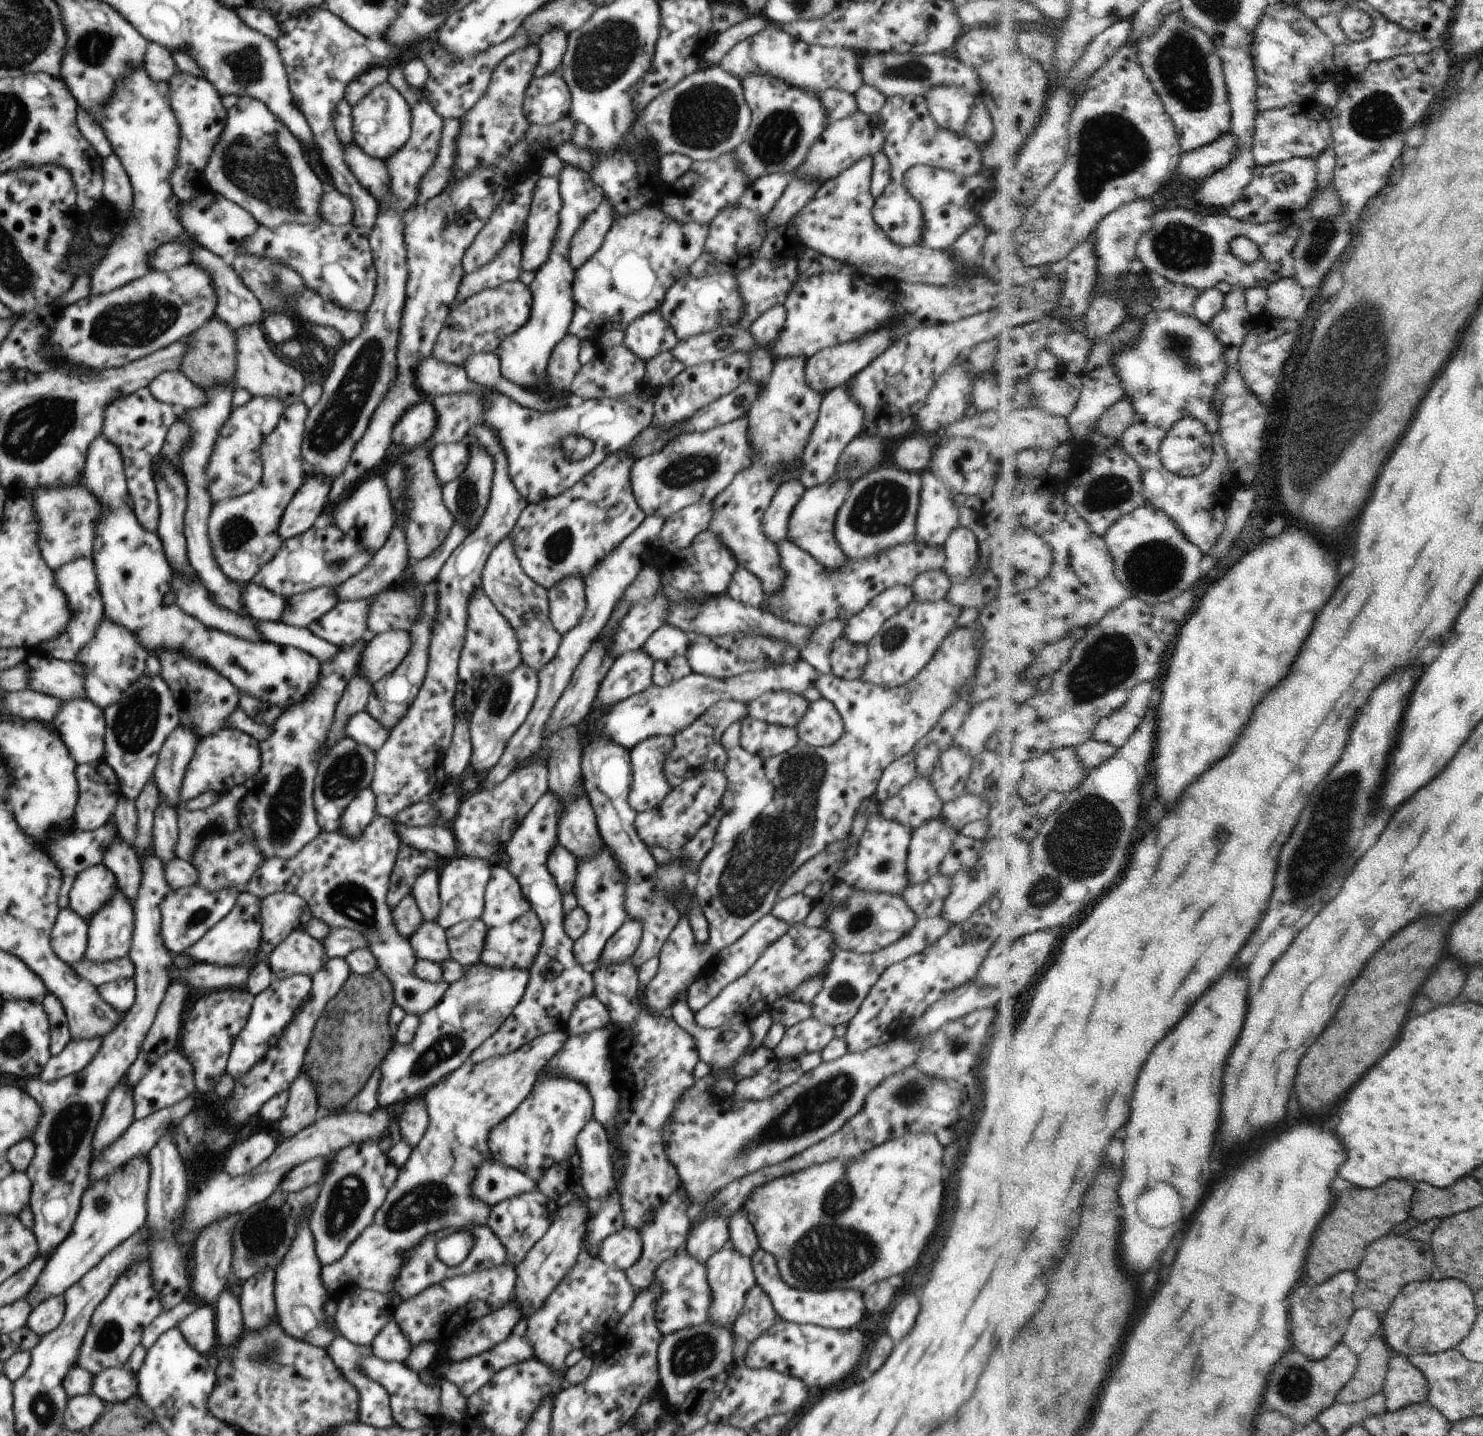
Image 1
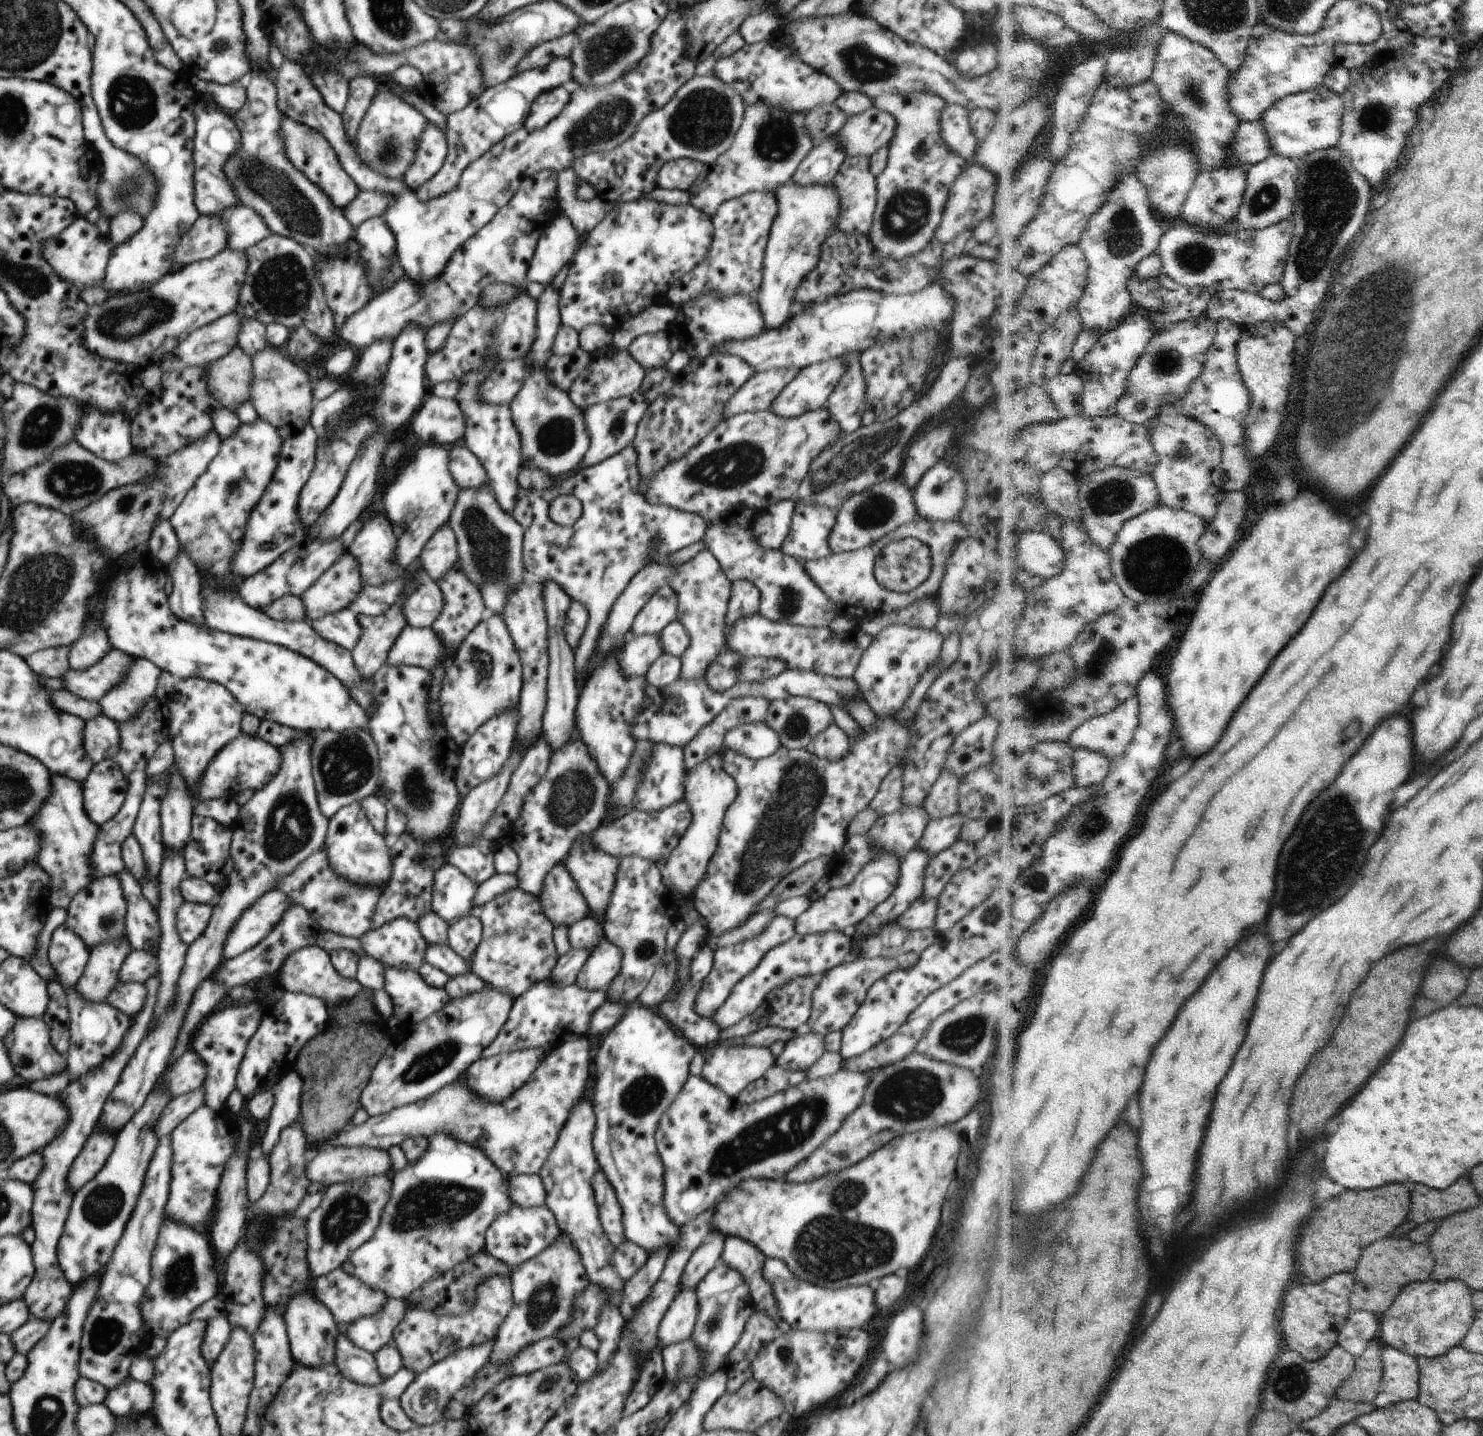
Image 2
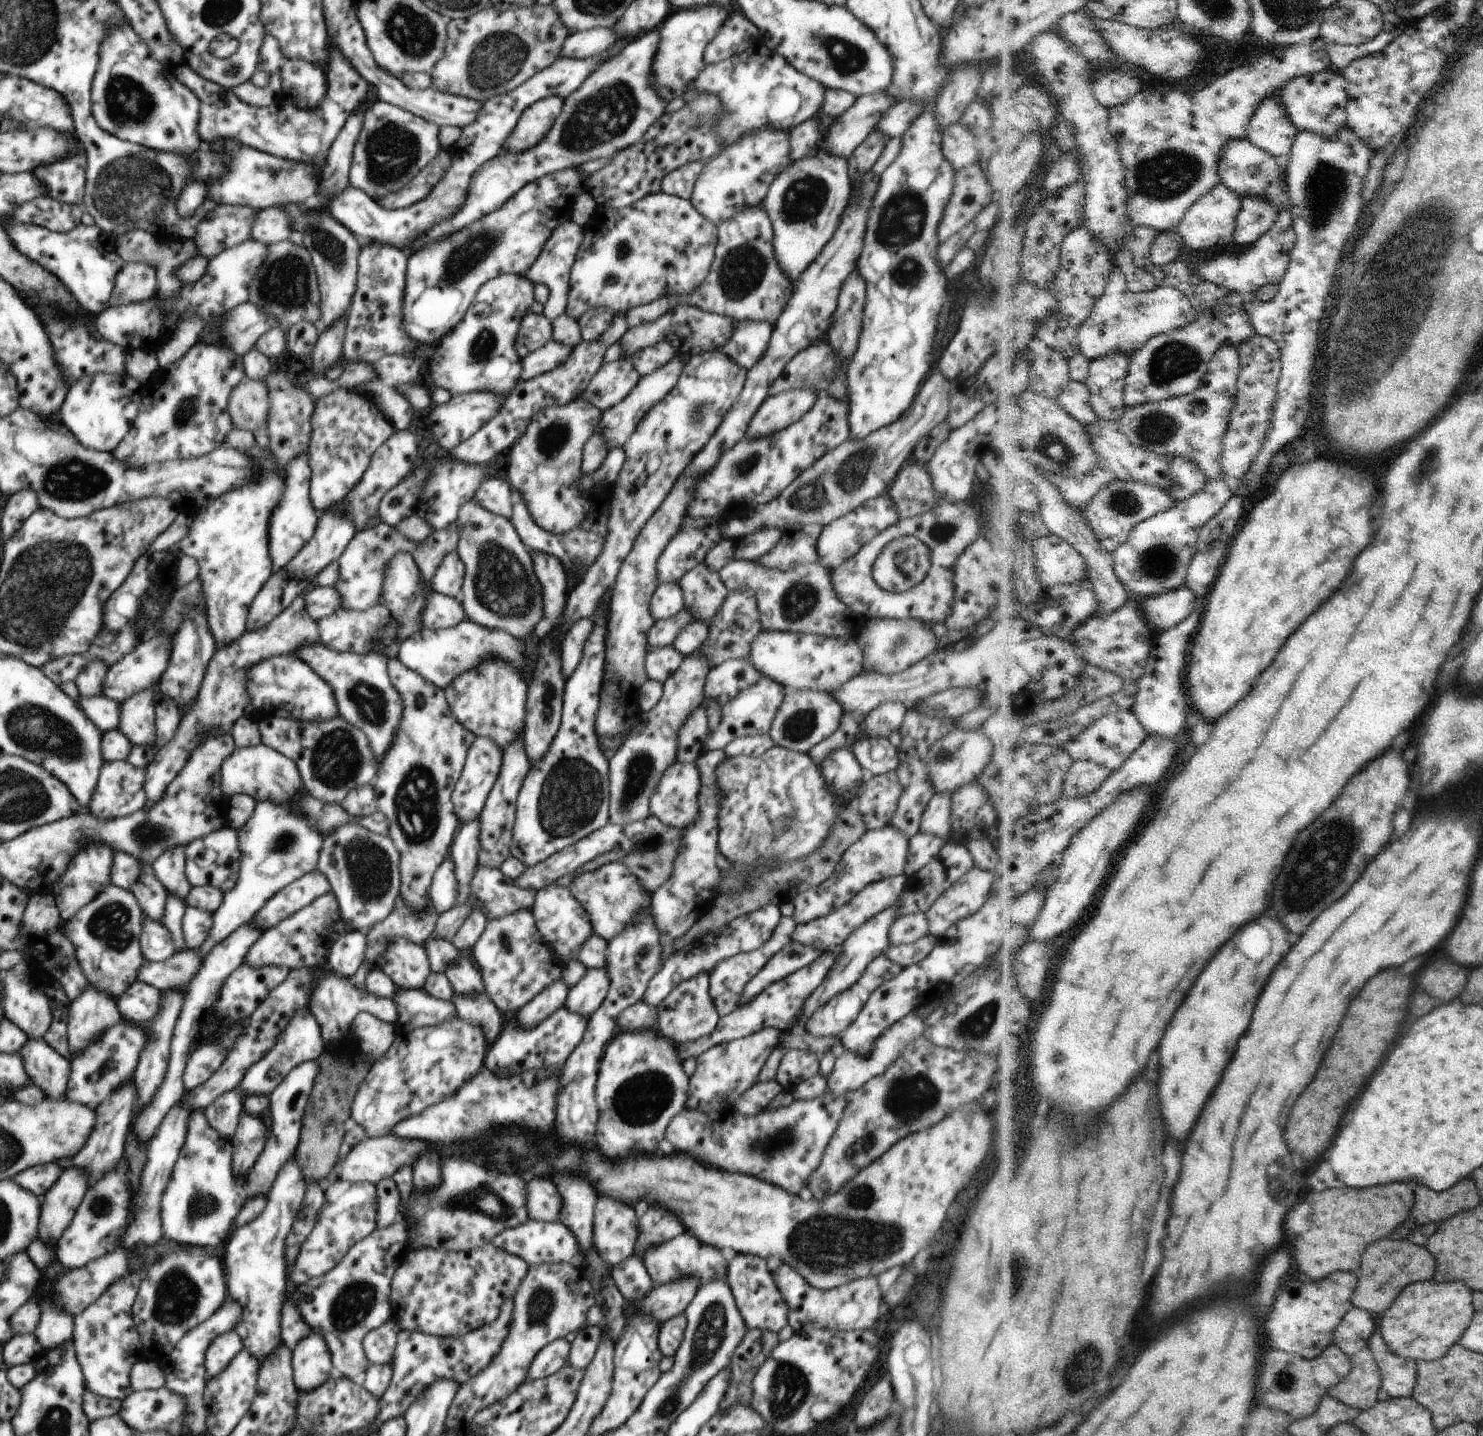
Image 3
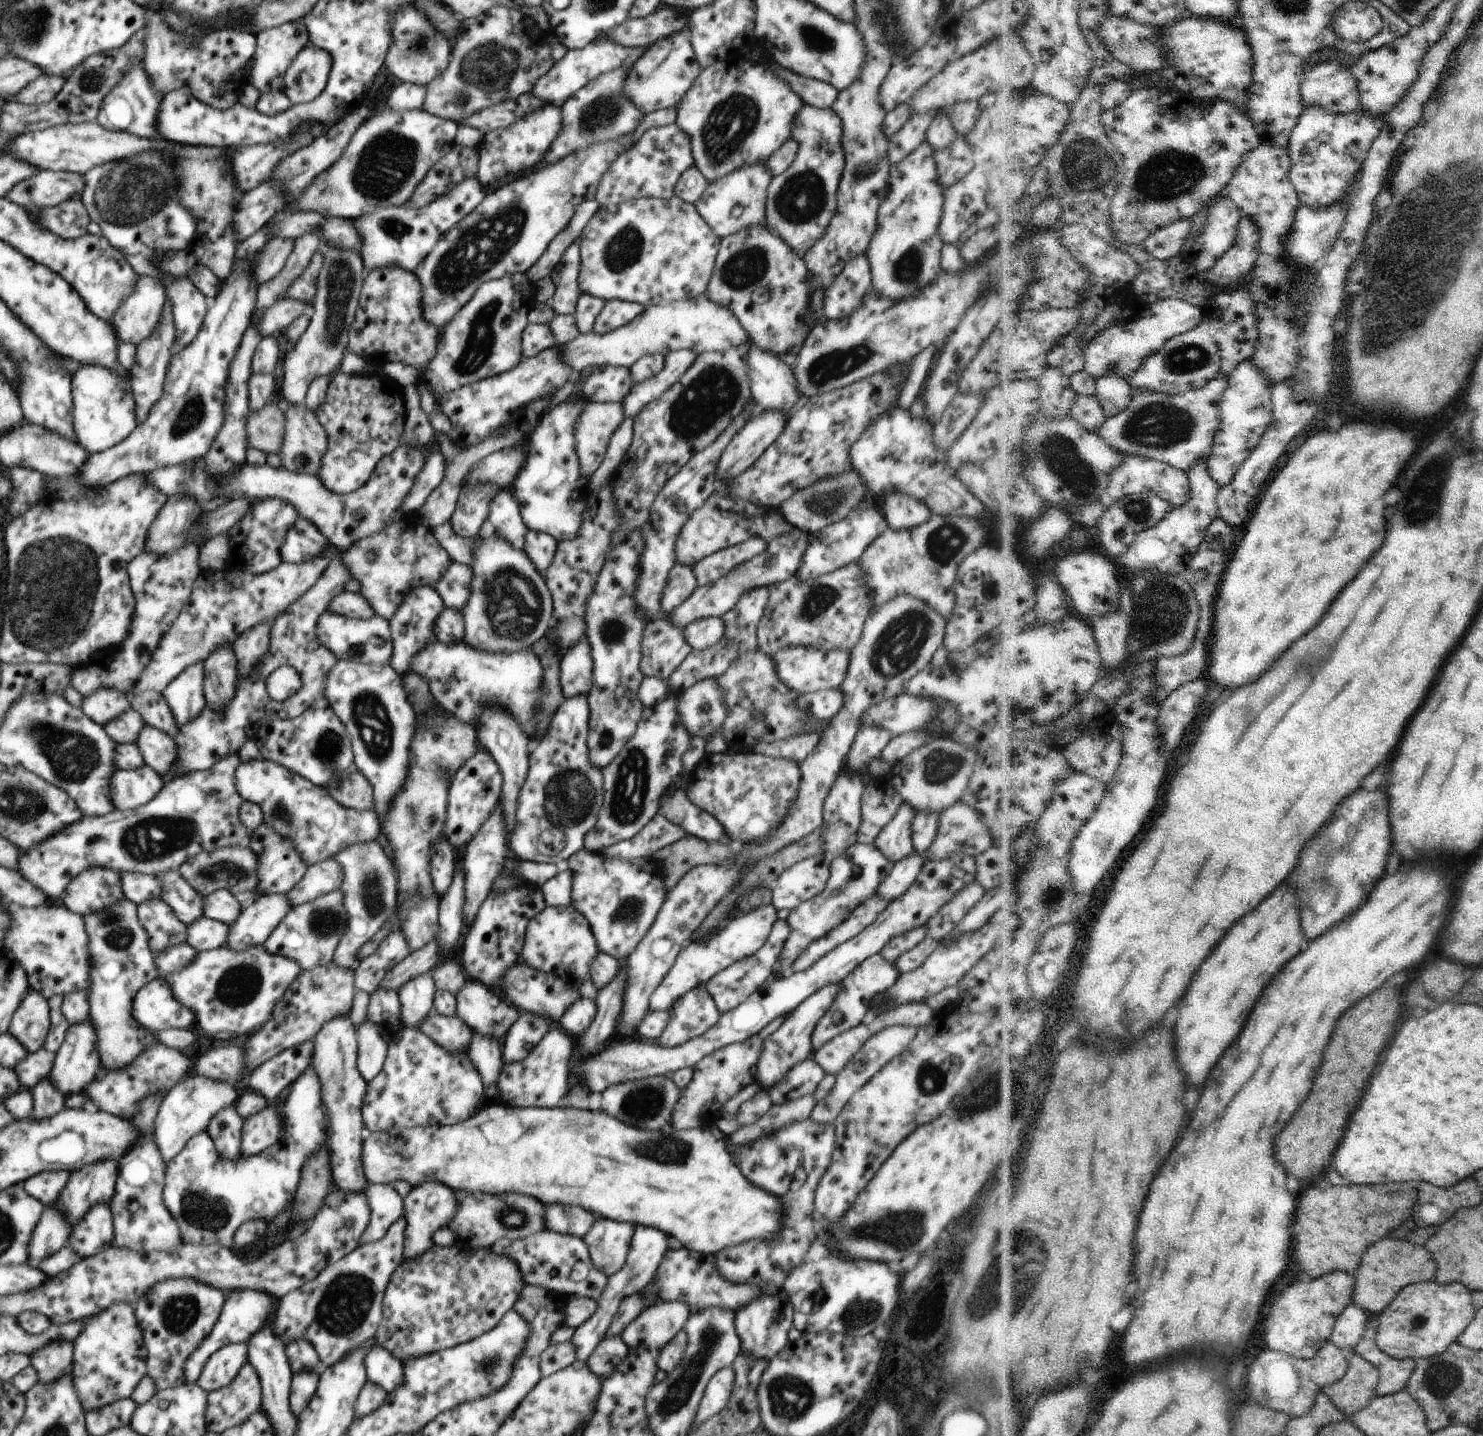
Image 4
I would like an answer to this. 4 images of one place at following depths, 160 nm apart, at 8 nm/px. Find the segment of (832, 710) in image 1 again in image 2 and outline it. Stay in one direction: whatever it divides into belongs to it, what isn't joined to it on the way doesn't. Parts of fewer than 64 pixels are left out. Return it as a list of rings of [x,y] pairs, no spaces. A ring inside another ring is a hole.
[[[833,723],[823,733],[816,735],[813,745],[813,753],[817,757],[829,761],[839,761],[850,752],[852,741],[841,728]]]

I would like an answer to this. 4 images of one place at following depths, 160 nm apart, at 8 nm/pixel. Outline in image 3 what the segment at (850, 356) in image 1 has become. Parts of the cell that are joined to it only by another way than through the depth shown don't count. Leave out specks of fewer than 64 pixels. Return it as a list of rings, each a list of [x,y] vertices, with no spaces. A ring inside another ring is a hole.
[[[792,389],[777,393],[774,397],[768,396],[748,425],[745,432],[747,438],[759,439],[760,437],[770,437],[771,434],[778,433],[788,428],[792,423],[798,422],[814,406],[817,396],[818,393],[815,392],[815,389]]]

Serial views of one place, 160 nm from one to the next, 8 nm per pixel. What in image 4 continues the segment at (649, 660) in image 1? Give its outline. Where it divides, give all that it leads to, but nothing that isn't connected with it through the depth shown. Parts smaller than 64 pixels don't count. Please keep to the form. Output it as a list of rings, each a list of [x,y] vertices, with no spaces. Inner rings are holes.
[[[793,528],[786,536],[778,535],[768,543],[762,554],[739,564],[711,585],[696,587],[696,590],[670,613],[671,621],[684,629],[691,622],[703,618],[722,617],[732,610],[738,599],[749,590],[784,582],[797,571],[804,551],[808,548],[810,537],[811,534],[798,528]]]

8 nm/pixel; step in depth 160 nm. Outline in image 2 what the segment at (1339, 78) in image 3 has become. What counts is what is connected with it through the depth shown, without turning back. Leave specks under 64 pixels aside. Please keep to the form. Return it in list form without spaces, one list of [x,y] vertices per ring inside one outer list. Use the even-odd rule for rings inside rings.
[[[1326,84],[1279,100],[1263,116],[1277,154],[1289,156],[1297,161],[1304,159],[1308,153],[1340,144],[1344,117],[1343,94],[1333,91]]]

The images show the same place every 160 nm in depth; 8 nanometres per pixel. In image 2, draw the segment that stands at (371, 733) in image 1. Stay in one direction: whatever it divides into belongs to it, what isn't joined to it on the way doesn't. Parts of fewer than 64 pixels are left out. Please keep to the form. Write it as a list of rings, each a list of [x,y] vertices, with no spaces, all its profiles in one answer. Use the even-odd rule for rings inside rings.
[[[147,545],[135,547],[133,552],[134,562],[118,576],[118,586],[112,582],[104,604],[102,624],[114,649],[148,658],[176,680],[192,676],[218,682],[246,708],[246,713],[261,721],[274,720],[303,732],[368,728],[370,717],[364,709],[352,700],[338,678],[313,660],[277,644],[180,622],[168,610],[169,596],[164,591],[167,566],[156,560]]]

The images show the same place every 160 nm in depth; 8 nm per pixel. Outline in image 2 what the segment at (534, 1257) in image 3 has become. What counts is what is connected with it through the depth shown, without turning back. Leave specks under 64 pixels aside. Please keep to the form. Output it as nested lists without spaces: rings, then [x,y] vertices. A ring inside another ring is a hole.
[[[513,1204],[511,1209],[492,1222],[486,1231],[485,1250],[497,1260],[500,1259],[505,1265],[513,1268],[536,1257],[542,1250],[558,1240],[562,1233],[554,1213],[546,1206],[528,1208]]]

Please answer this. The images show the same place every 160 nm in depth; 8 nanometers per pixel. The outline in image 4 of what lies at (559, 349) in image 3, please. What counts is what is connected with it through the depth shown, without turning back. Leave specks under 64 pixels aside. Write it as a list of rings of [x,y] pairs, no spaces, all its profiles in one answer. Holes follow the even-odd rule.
[[[704,292],[696,298],[648,305],[636,318],[616,330],[606,334],[598,334],[594,330],[579,333],[574,340],[556,346],[561,350],[561,359],[568,363],[574,372],[578,372],[590,366],[630,368],[643,356],[666,356],[680,349],[690,349],[698,355],[712,351],[722,352],[730,347],[744,345],[748,341],[748,333],[738,317],[727,306],[710,300]]]

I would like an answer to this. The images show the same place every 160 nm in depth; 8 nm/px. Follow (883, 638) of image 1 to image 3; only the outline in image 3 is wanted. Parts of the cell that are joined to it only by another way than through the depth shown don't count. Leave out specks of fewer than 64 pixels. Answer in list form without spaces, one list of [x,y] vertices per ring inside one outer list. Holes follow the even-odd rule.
[[[901,702],[888,703],[872,709],[862,724],[862,736],[886,738],[891,732],[899,730],[904,720],[907,706]]]

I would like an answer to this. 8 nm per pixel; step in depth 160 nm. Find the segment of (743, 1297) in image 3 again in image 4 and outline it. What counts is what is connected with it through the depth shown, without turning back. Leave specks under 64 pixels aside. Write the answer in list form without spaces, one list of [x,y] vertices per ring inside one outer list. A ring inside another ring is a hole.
[[[772,1285],[762,1288],[763,1294],[736,1313],[734,1322],[741,1342],[740,1353],[770,1362],[790,1342],[788,1333],[793,1327],[793,1308],[783,1288]]]

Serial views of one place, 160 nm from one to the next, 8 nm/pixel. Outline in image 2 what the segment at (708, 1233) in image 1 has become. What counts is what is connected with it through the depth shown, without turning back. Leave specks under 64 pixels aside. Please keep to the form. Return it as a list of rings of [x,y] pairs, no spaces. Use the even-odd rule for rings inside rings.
[[[717,1233],[710,1244],[697,1247],[688,1259],[682,1276],[680,1276],[680,1290],[695,1289],[697,1284],[717,1265],[721,1260],[725,1236]]]

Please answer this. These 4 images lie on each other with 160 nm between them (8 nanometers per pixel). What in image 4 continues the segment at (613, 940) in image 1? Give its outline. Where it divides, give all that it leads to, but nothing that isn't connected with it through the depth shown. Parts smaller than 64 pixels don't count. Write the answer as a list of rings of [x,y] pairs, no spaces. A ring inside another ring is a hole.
[[[578,996],[577,1001],[568,1007],[567,1012],[560,1019],[558,1027],[577,1041],[585,1033],[585,1030],[588,1030],[596,1013],[595,1001]]]

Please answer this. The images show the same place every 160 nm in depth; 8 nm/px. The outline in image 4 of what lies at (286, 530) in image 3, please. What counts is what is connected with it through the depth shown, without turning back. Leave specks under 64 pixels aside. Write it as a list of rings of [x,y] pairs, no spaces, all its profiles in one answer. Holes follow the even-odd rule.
[[[302,516],[290,529],[284,544],[281,546],[281,557],[287,563],[307,563],[325,552],[329,546],[329,540],[322,531]]]

